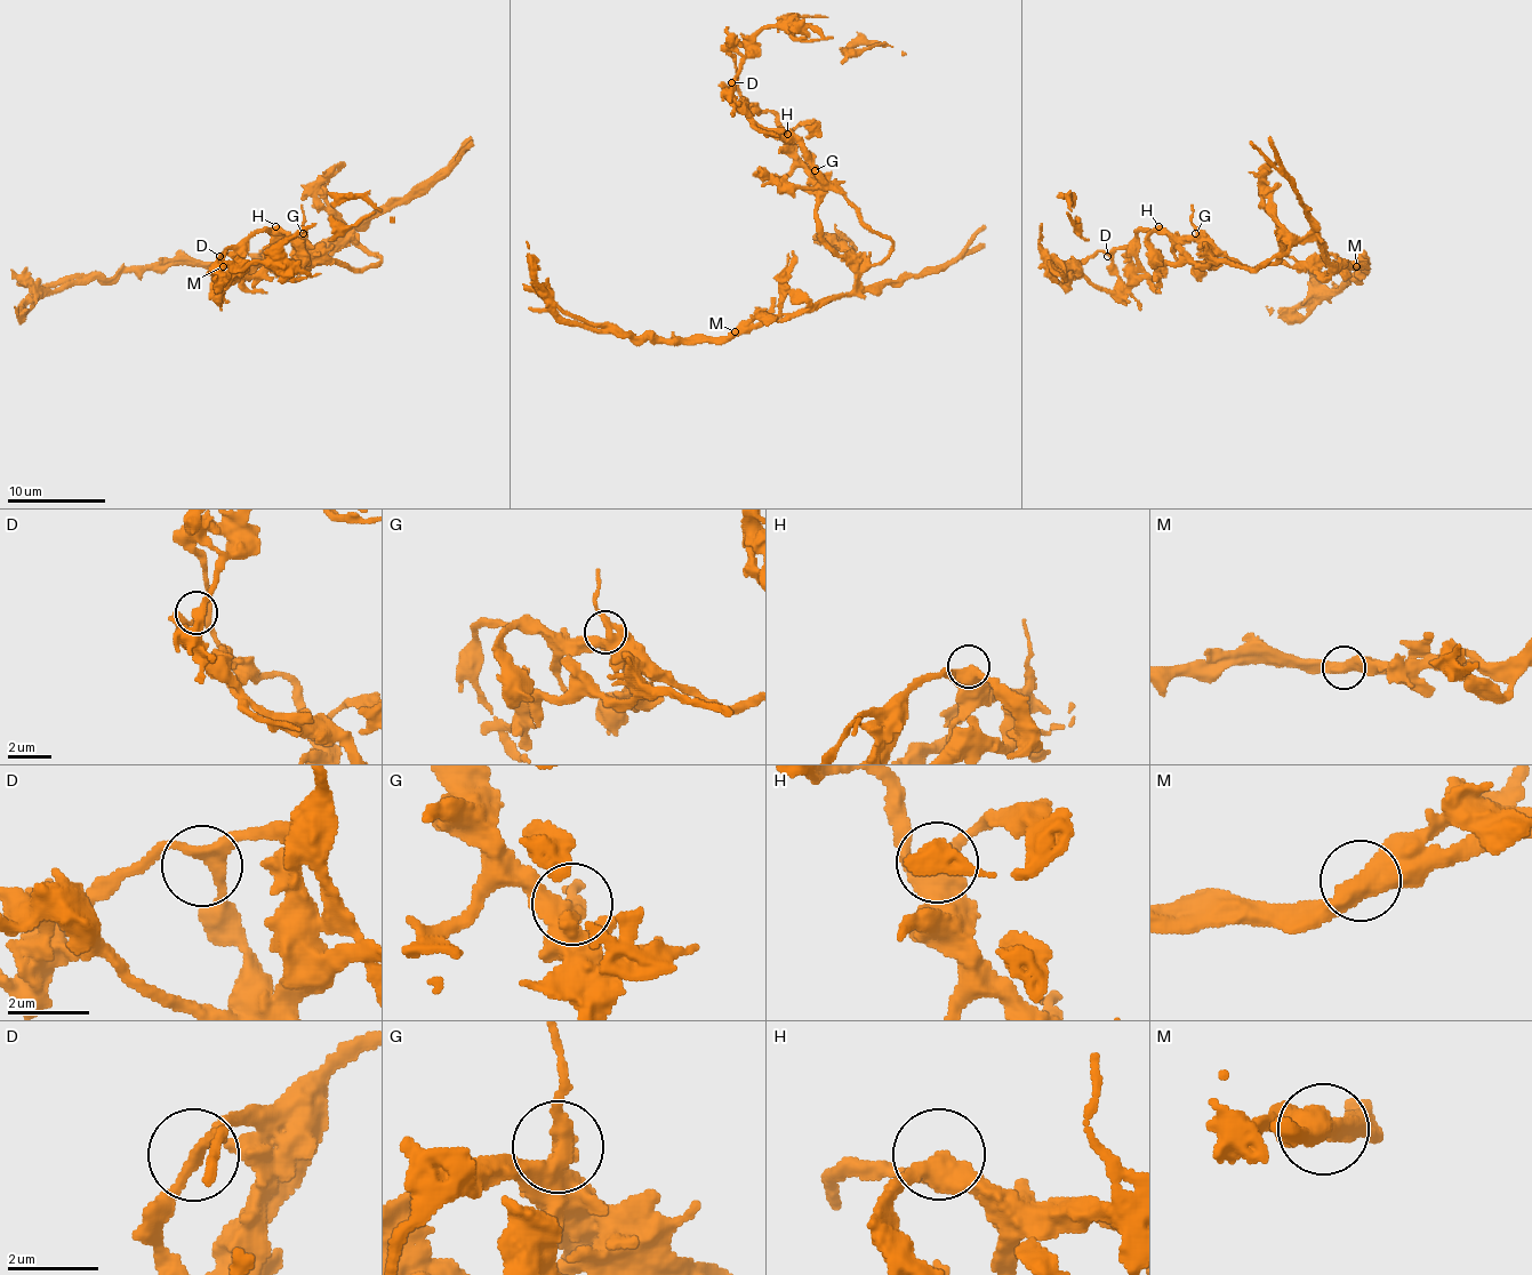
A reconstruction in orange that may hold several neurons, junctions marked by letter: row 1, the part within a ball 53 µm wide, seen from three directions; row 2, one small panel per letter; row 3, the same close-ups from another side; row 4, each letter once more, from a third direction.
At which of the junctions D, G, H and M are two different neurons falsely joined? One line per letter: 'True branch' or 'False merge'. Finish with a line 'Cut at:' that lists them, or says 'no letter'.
D: True branch
G: True branch
H: True branch
M: False merge
Cut at: M

